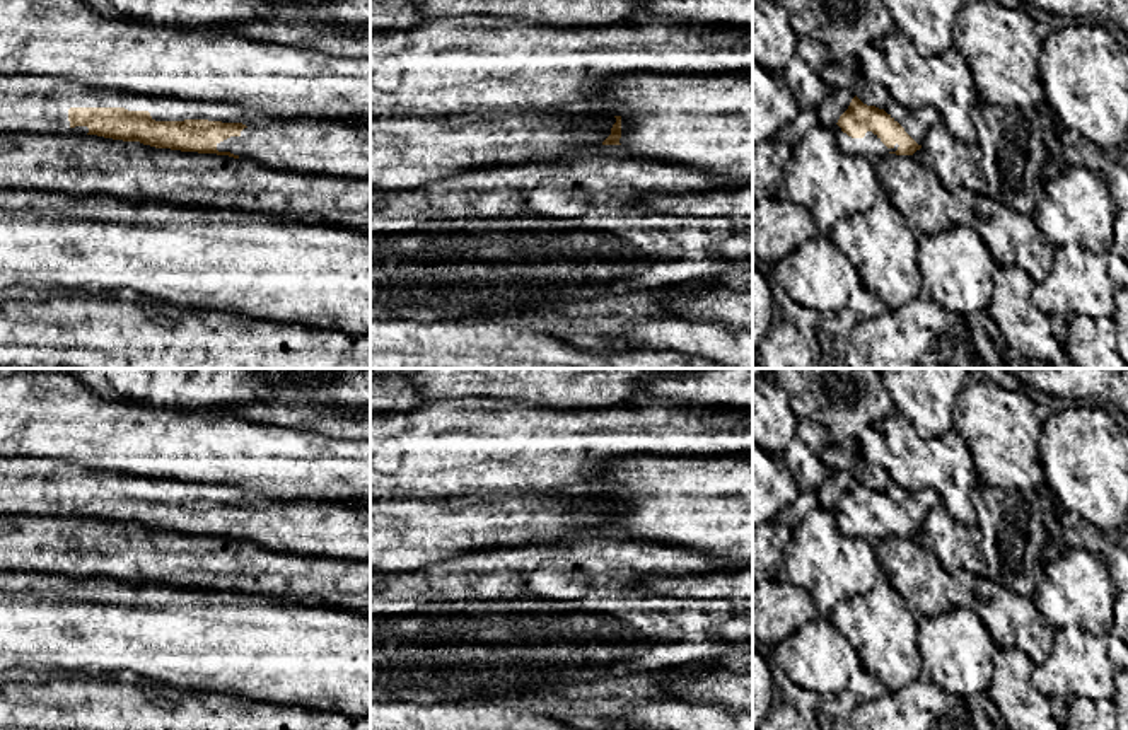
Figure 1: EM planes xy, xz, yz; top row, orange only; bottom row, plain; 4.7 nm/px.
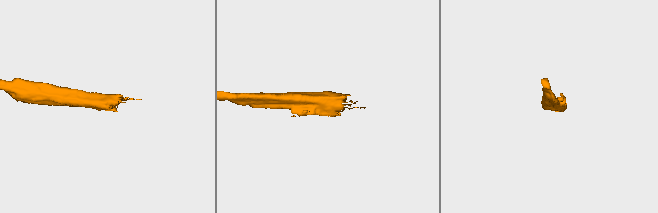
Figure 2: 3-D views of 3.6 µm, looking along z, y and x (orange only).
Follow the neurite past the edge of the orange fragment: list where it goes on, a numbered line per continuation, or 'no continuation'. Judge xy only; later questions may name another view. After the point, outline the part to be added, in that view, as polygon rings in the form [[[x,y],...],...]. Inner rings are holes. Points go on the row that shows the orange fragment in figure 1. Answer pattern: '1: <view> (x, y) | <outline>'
1: xy (311, 145) | [[[270,118],[259,128],[244,128],[239,136],[217,143],[230,152],[270,167],[288,167],[302,174],[323,174],[370,181],[370,121],[326,118]]]

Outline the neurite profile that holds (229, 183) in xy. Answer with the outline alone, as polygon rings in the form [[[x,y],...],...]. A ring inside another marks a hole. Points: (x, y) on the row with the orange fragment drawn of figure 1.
[[[0,133],[0,189],[34,189],[70,196],[114,196],[181,206],[244,210],[314,218],[370,235],[370,181],[302,174],[253,159],[155,148],[82,133]]]

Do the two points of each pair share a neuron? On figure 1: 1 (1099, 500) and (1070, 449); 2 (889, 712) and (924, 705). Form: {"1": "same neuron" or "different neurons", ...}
{"1": "same neuron", "2": "same neuron"}

